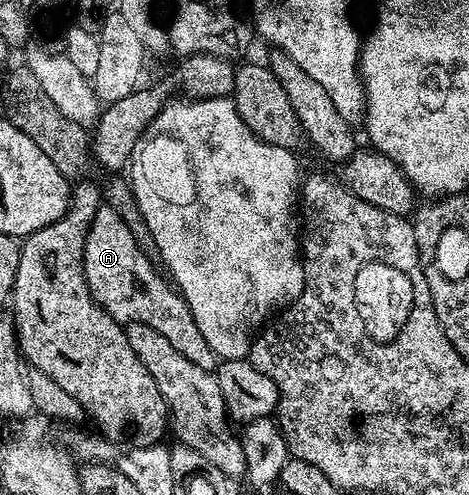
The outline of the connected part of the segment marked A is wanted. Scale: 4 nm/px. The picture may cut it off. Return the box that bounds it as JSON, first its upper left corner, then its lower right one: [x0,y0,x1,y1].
[83,204,217,371]

